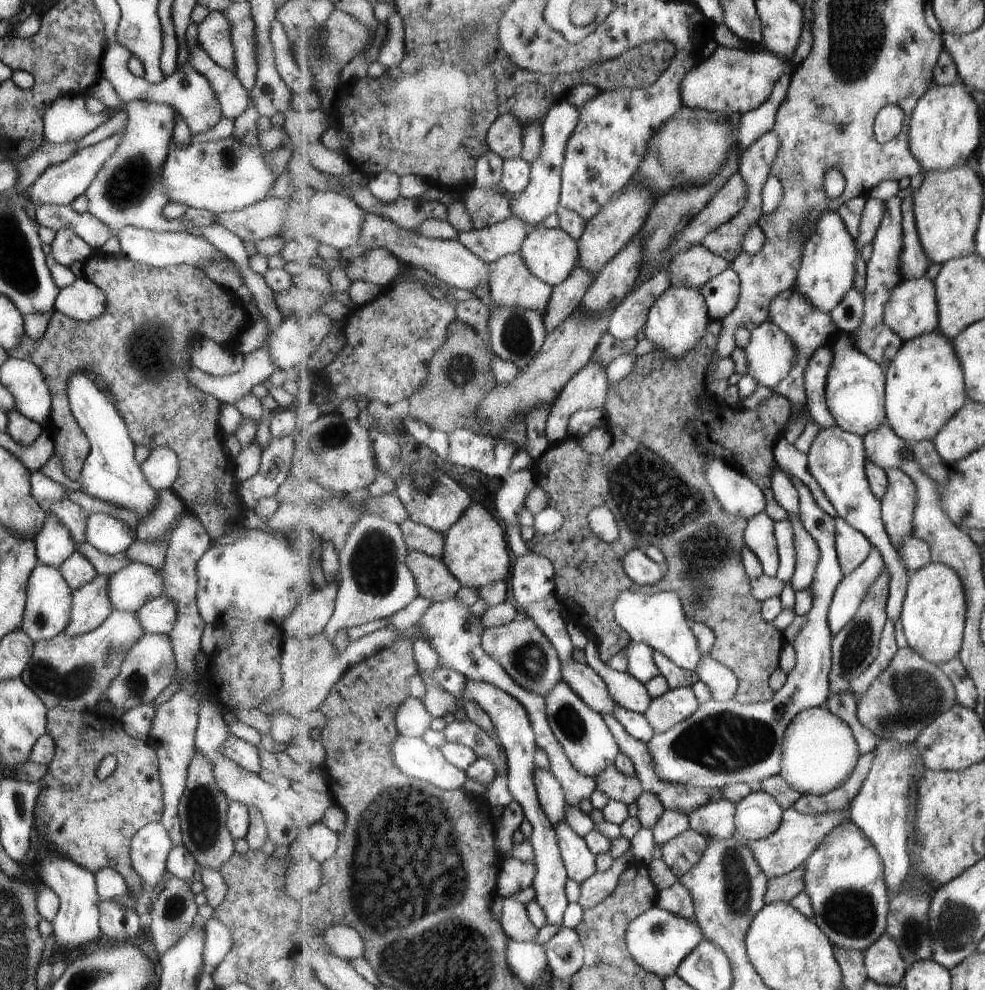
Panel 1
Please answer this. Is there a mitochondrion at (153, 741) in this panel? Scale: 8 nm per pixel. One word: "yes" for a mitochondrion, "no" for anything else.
no

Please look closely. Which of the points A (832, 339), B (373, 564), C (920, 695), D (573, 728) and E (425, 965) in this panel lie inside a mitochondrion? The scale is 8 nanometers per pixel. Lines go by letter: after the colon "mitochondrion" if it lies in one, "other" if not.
A: other
B: mitochondrion
C: mitochondrion
D: mitochondrion
E: mitochondrion

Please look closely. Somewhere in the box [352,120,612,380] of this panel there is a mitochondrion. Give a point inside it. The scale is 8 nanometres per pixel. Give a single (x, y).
(515, 333)

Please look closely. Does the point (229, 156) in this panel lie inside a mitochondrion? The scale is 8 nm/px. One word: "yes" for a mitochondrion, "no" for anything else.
yes

